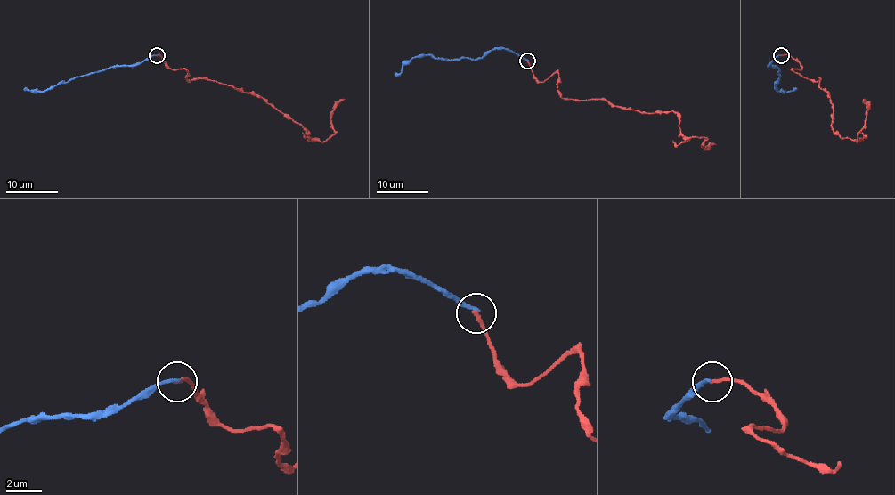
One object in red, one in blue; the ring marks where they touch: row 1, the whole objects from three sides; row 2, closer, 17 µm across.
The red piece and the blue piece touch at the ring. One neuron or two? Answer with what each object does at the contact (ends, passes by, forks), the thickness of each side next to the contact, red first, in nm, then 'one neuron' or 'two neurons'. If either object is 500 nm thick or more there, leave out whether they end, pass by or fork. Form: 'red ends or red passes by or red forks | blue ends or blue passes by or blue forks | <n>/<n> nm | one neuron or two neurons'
red ends | blue ends | 240/200 nm | two neurons

